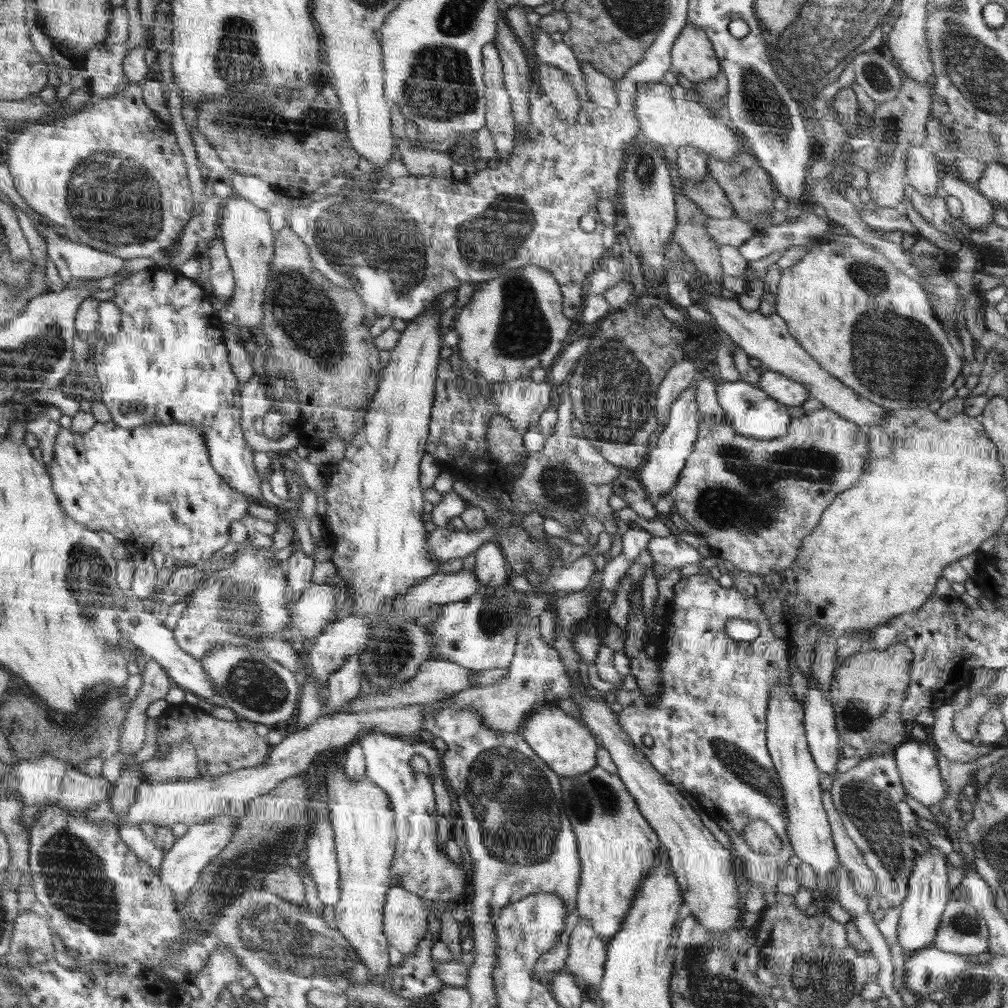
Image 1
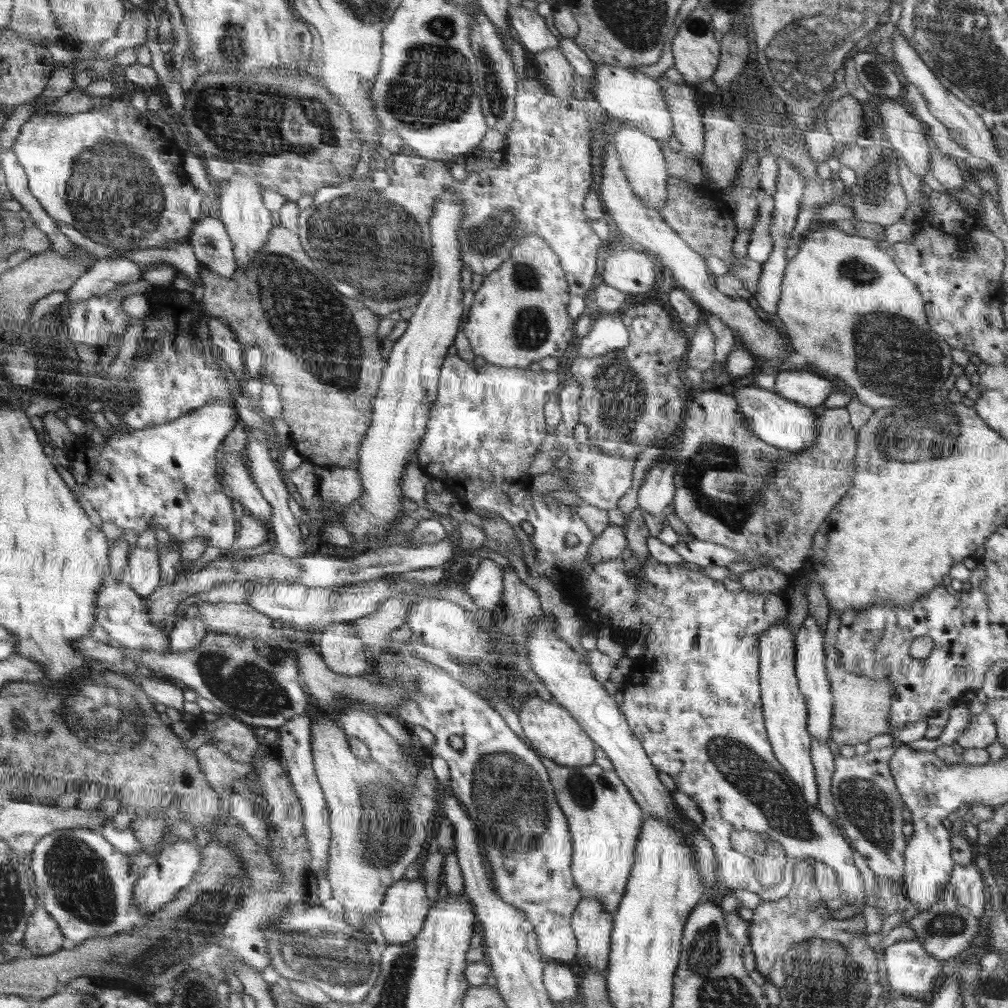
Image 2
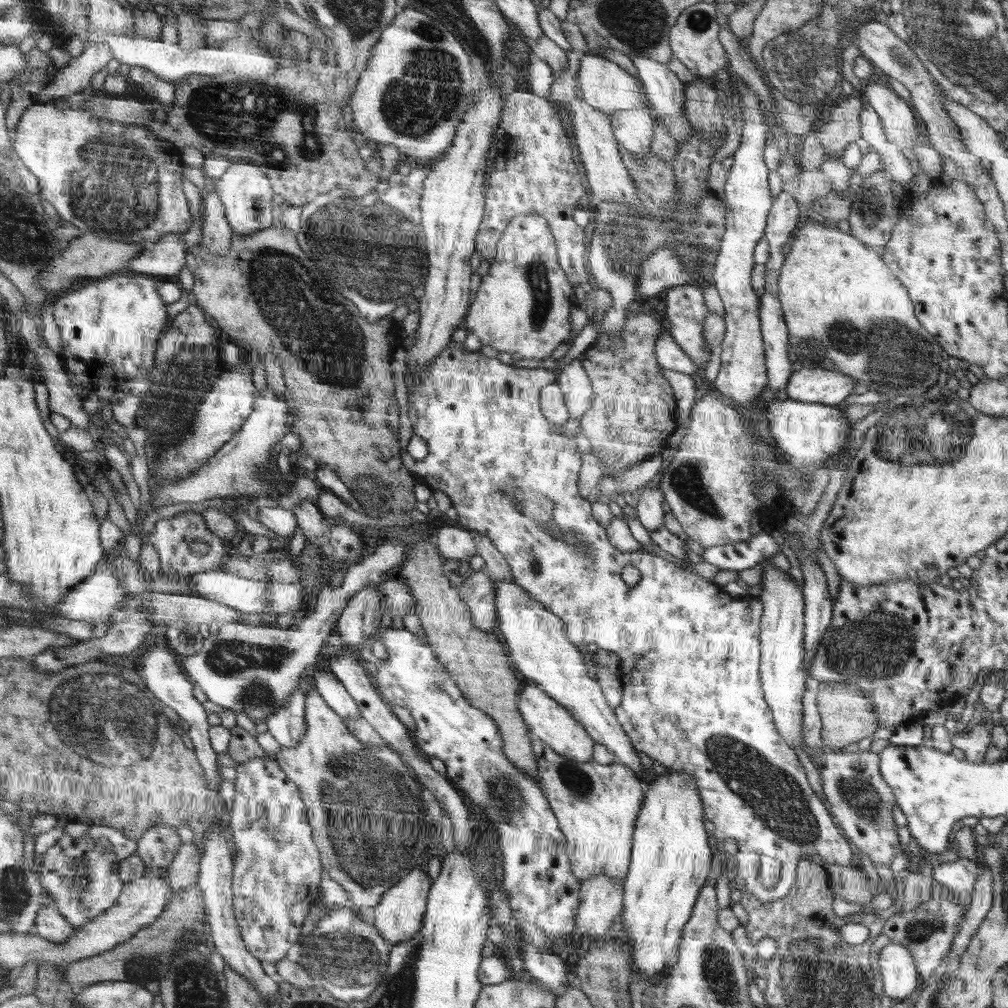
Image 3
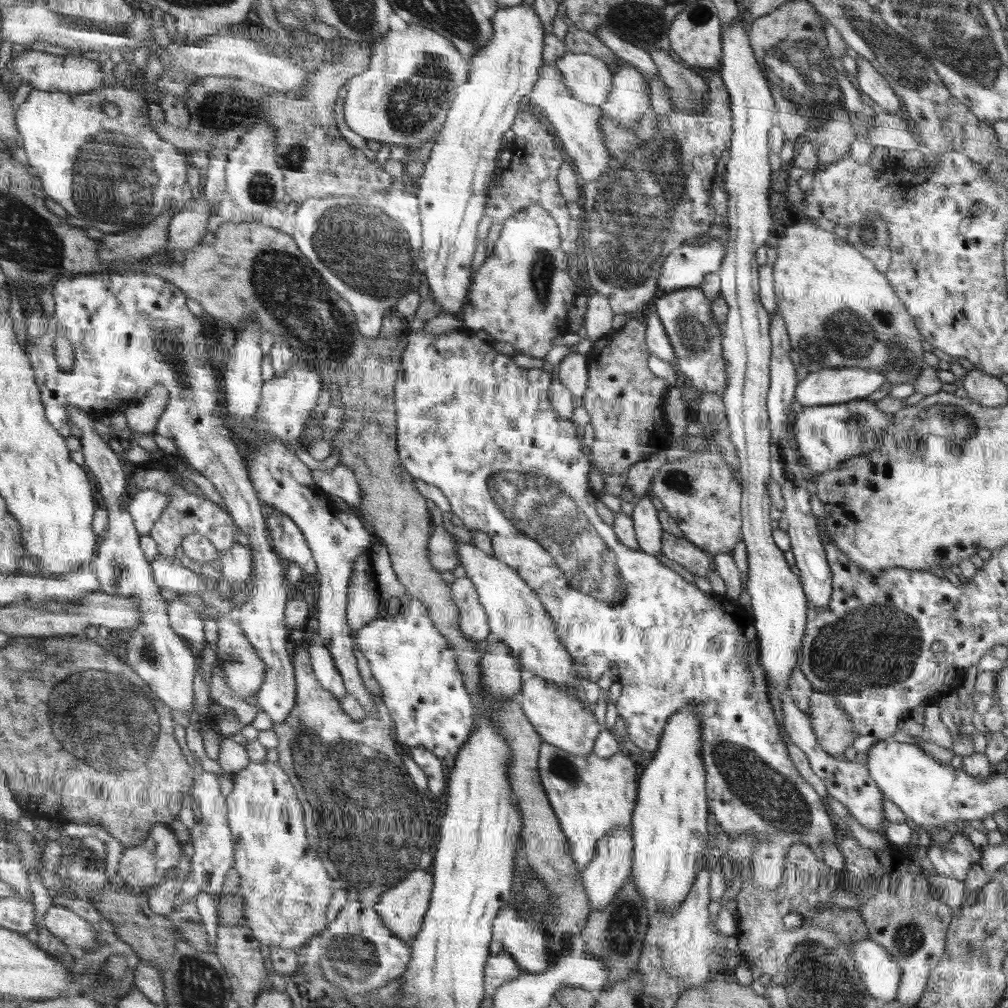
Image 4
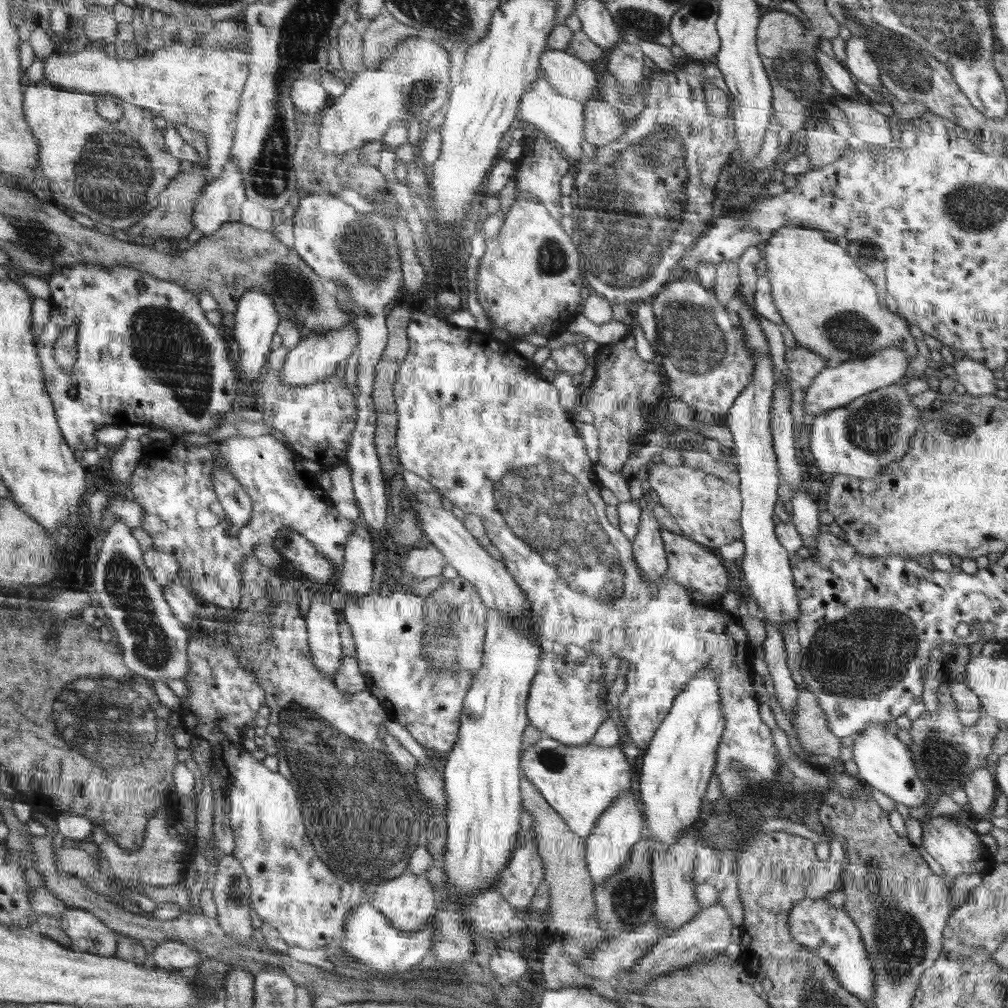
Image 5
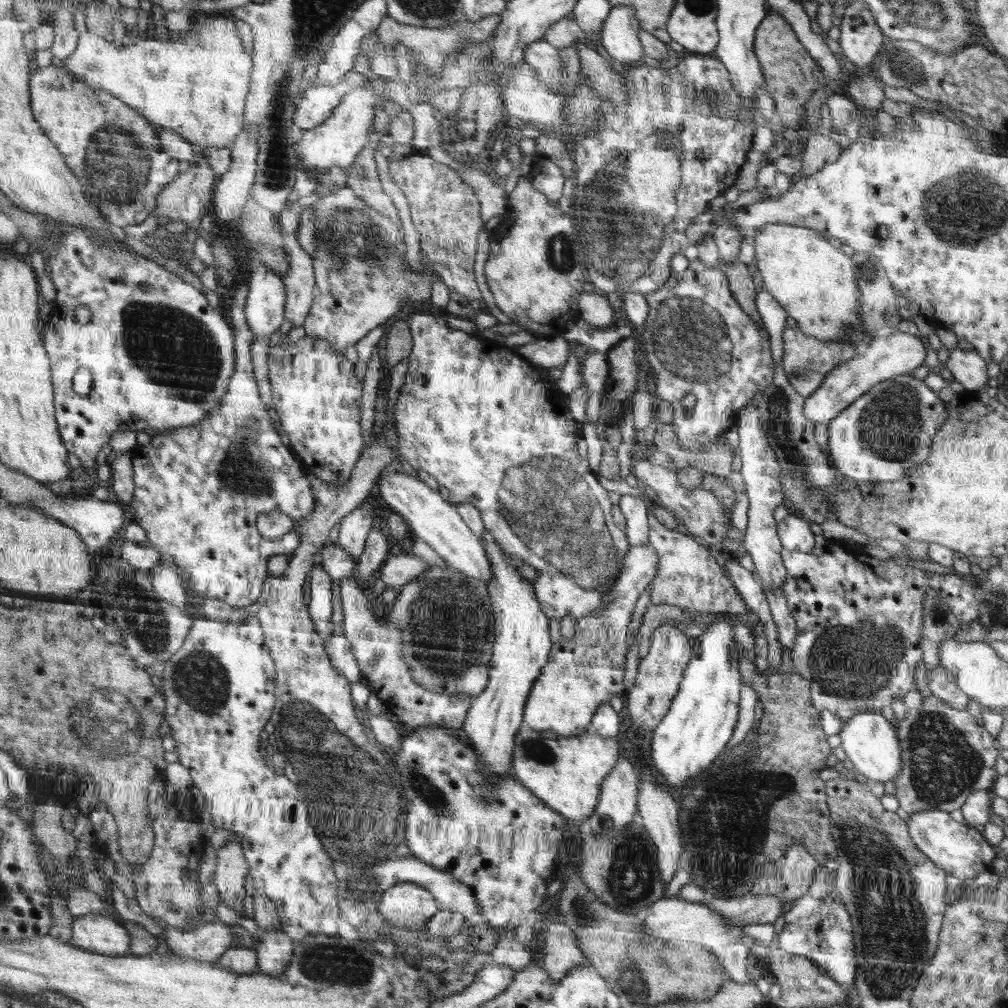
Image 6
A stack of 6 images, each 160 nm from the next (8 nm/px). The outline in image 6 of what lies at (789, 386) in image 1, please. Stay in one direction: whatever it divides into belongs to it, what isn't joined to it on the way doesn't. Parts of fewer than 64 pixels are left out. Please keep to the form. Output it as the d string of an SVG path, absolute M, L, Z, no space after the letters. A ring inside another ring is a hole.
M897 329L880 333L872 338L861 354L834 369L825 378L814 394L806 399L804 416L813 423L827 423L848 408L857 398L866 394L873 386L886 379L905 375L920 367L926 358L926 348L920 337Z

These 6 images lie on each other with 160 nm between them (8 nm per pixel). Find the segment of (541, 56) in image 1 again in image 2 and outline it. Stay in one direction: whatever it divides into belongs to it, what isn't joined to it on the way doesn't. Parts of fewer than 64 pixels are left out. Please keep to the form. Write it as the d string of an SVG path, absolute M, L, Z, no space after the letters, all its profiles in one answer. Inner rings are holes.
M521 4L508 7L509 24L516 39L532 53L558 49L557 38L550 33L544 17Z

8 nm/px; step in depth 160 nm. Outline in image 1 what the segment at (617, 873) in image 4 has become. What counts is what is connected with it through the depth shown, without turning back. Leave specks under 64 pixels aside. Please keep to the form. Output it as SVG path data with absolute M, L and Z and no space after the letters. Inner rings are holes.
M580 917L571 932L571 956L568 959L568 973L582 978L590 986L600 984L607 959L607 944L590 926L585 918Z

